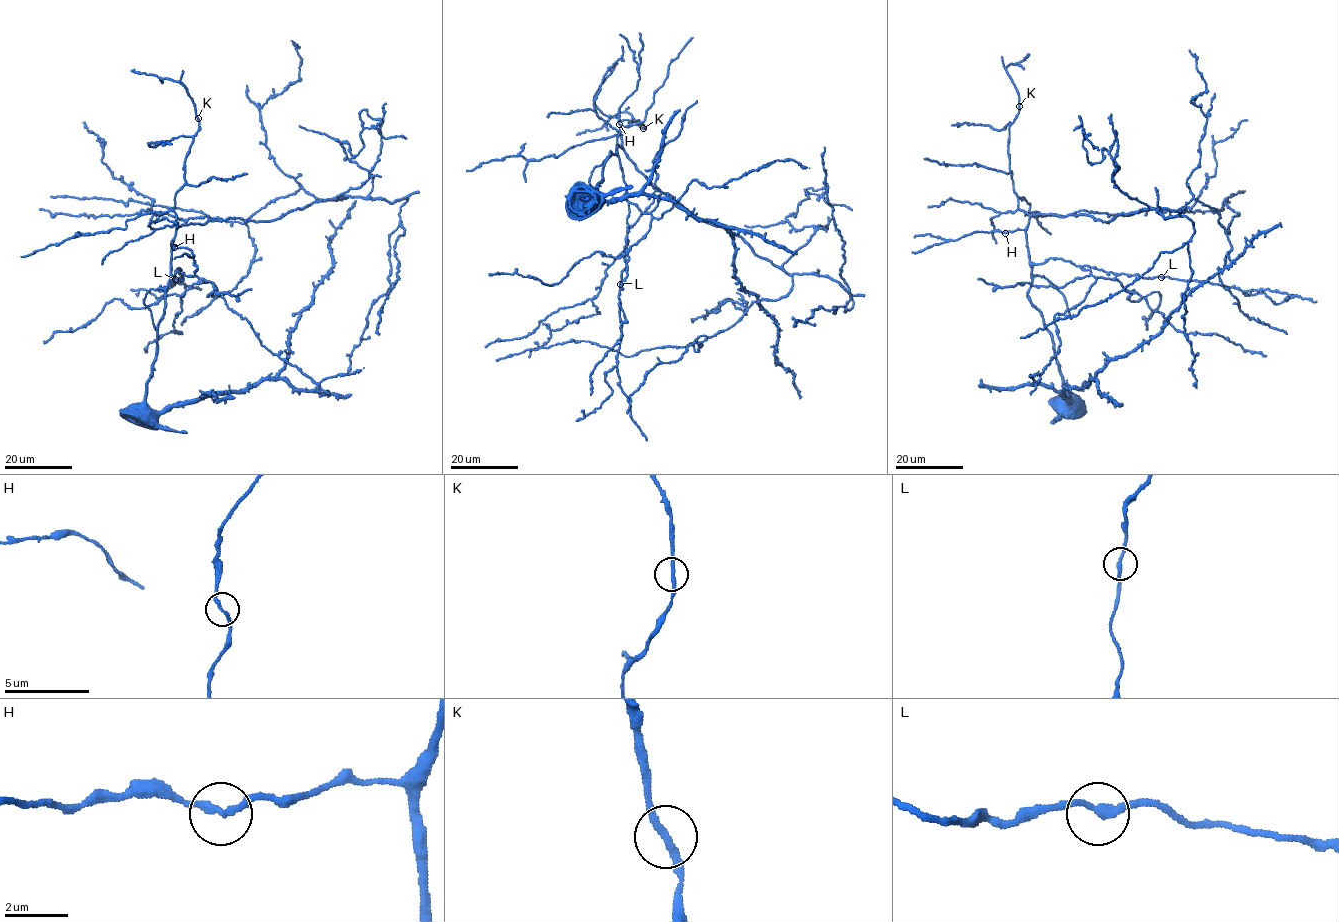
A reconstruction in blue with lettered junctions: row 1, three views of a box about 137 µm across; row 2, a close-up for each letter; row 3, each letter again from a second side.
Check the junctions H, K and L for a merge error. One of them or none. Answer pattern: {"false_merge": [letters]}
{"false_merge": []}

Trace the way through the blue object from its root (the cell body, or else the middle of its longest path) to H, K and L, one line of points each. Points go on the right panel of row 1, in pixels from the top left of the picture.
H: (1064, 396), (1052, 335), (1041, 312), (1027, 294), (1031, 284), (1027, 234), (1018, 229), (1005, 233)
K: (1064, 396), (1052, 335), (1027, 294), (1031, 284), (1028, 215), (1018, 207), (1008, 153), (1009, 125), (1018, 107)
L: (1064, 396), (1052, 335), (1027, 294), (1031, 268), (1050, 258), (1061, 258), (1115, 274), (1161, 277)

